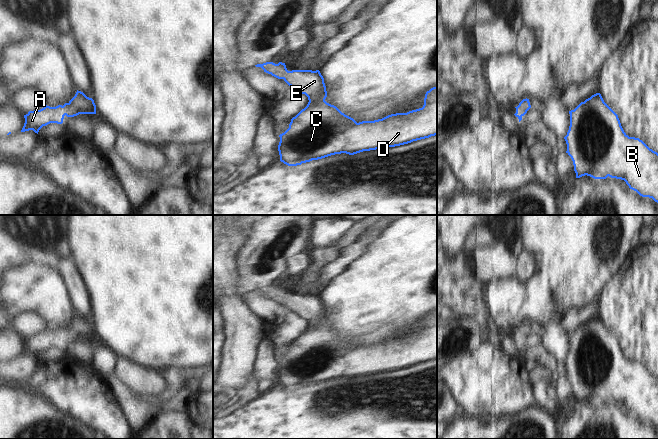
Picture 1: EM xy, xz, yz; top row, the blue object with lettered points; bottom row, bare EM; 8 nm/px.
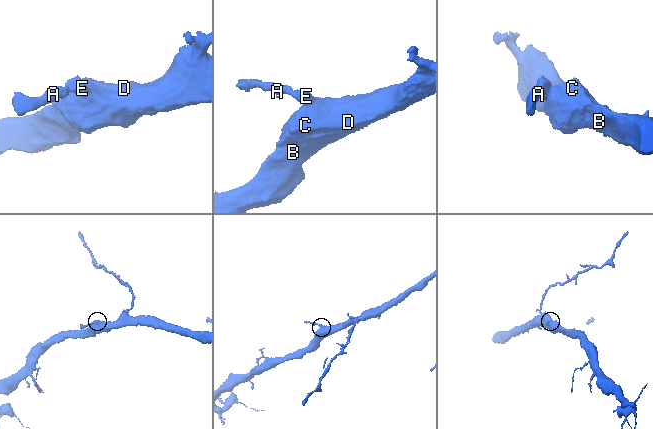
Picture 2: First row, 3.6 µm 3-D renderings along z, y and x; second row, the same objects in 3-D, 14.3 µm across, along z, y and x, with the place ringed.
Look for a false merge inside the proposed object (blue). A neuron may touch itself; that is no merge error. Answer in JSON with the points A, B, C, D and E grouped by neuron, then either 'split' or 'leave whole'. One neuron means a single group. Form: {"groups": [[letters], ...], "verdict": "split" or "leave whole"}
{"groups": [["A", "B", "C", "D", "E"]], "verdict": "leave whole"}

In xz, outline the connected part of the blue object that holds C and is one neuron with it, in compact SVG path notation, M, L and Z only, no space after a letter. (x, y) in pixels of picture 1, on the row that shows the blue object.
M266 62L255 66L261 67L264 72L278 79L283 79L289 86L305 94L309 100L307 106L291 119L289 128L279 135L280 161L288 166L301 165L335 154L354 155L363 151L400 146L437 135L437 87L426 92L422 108L357 123L336 106L325 101L327 91L319 70L288 71L282 62L278 64Z

